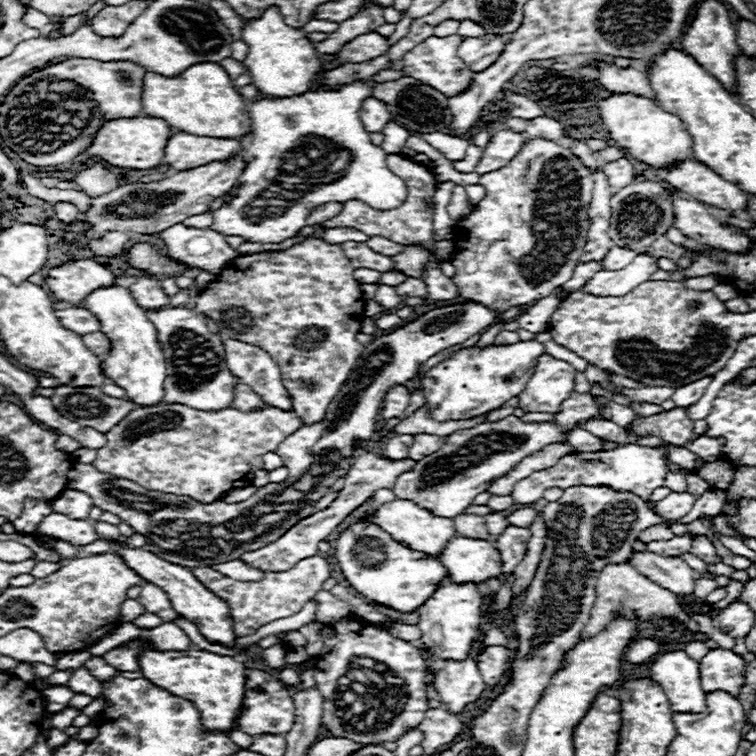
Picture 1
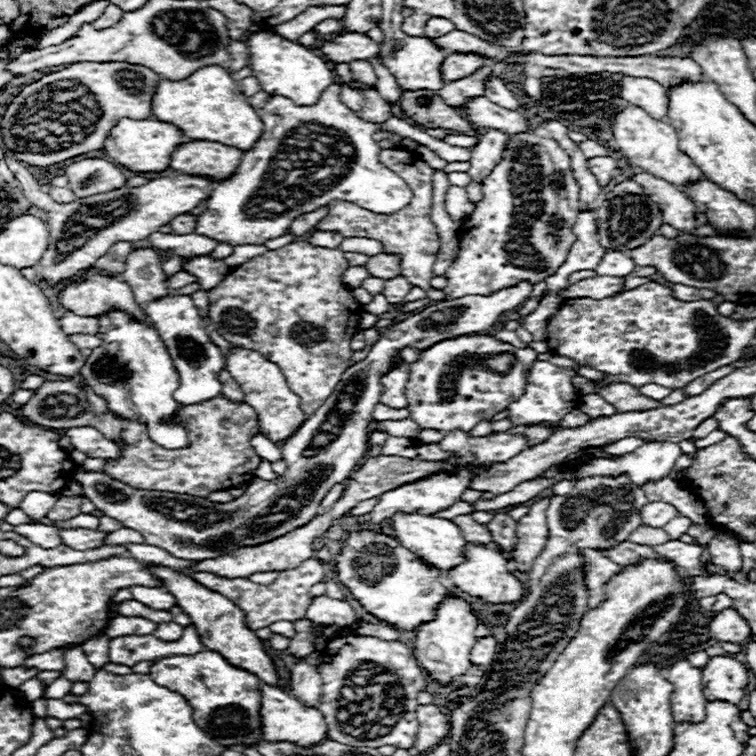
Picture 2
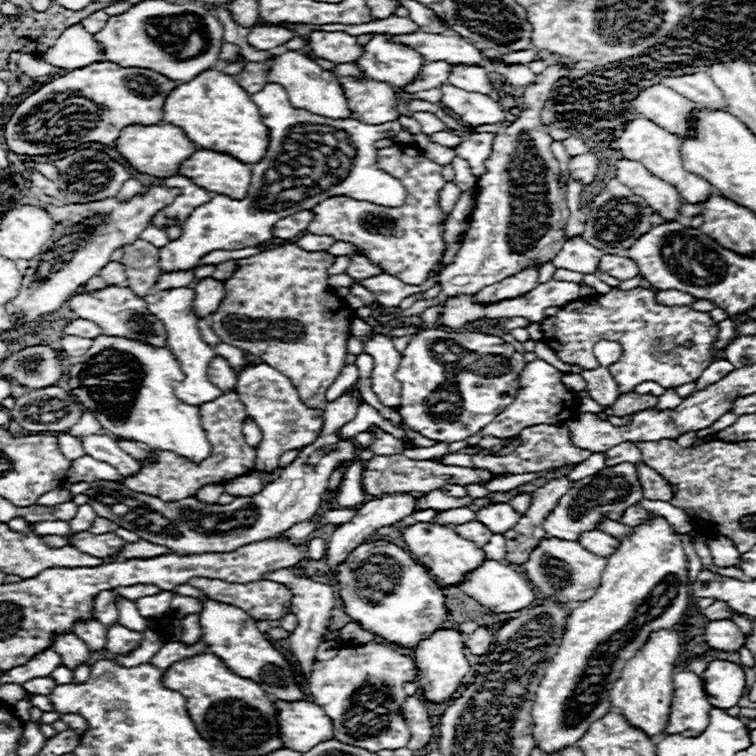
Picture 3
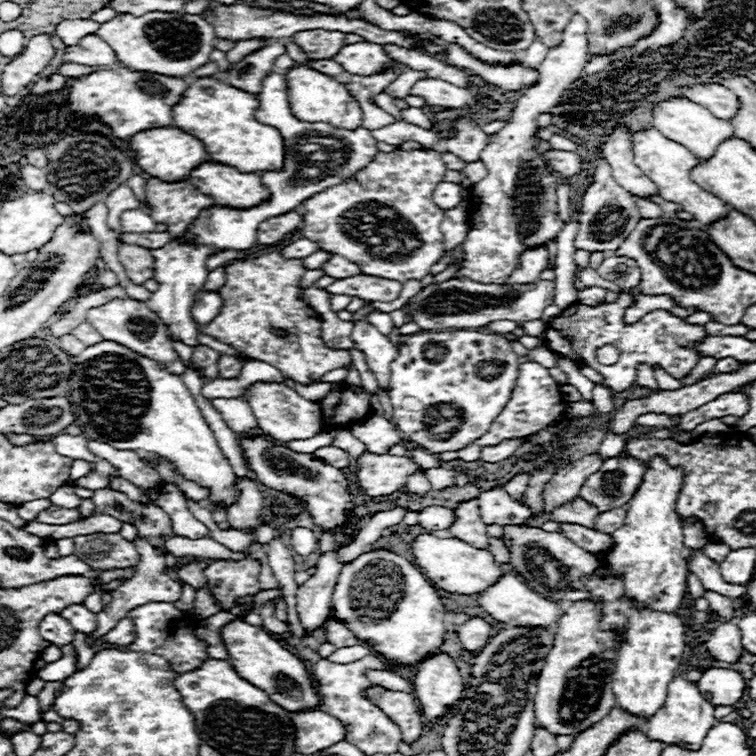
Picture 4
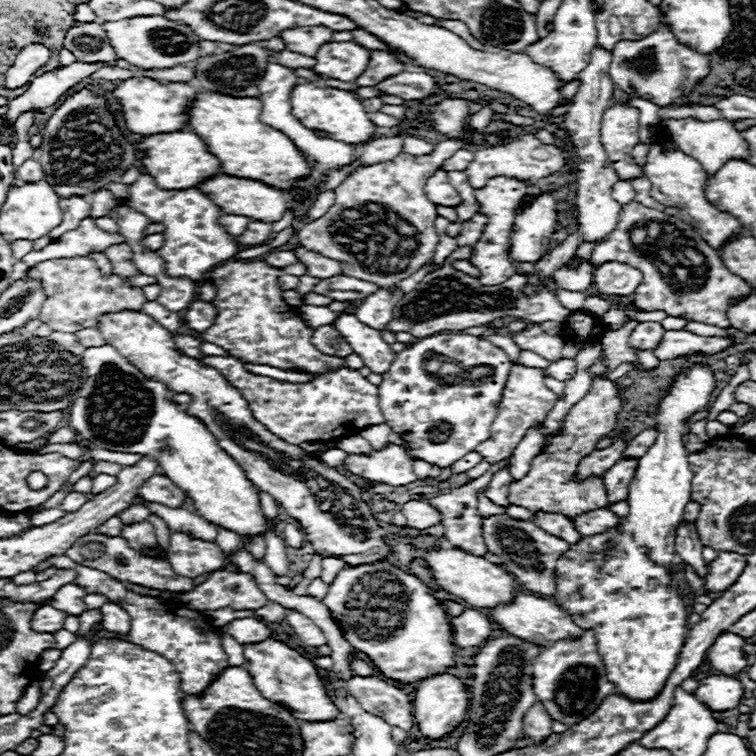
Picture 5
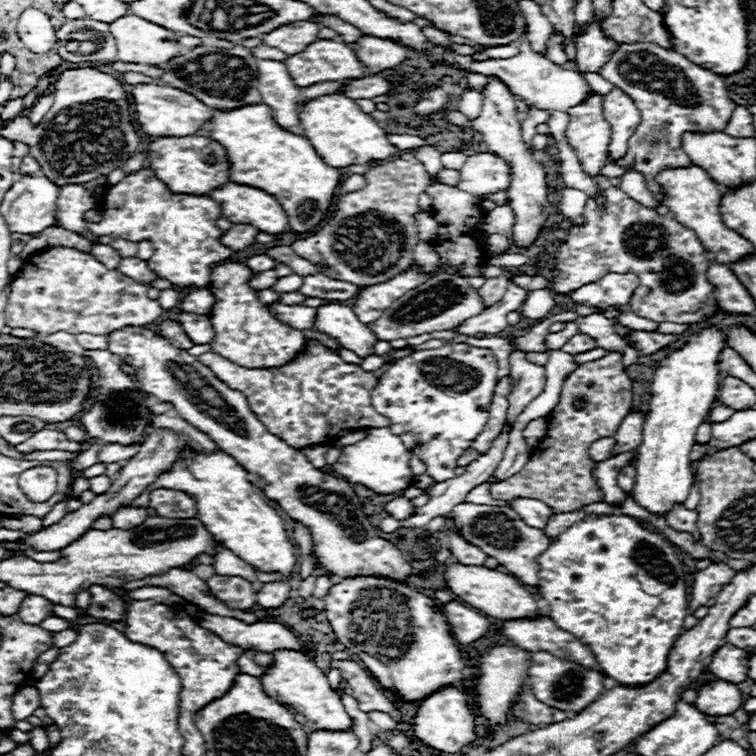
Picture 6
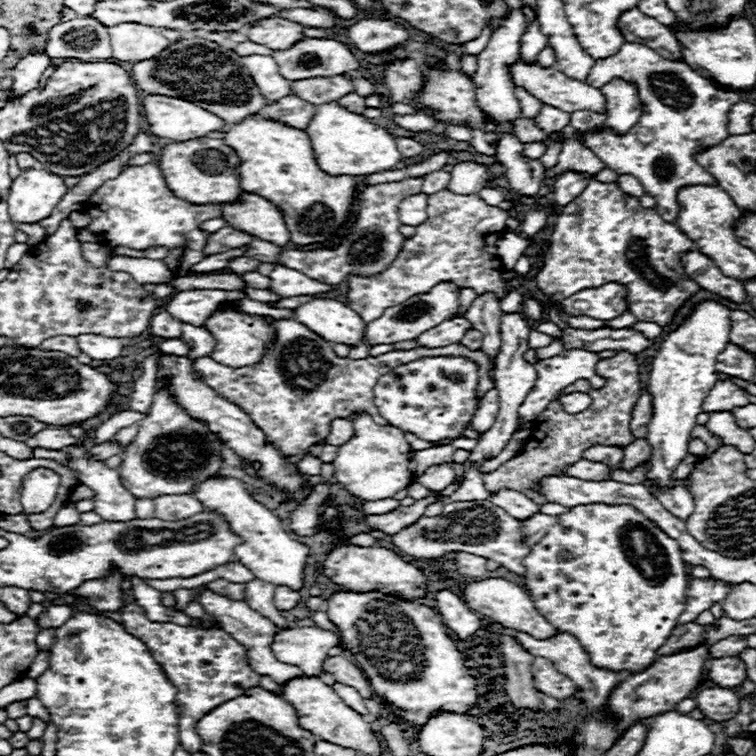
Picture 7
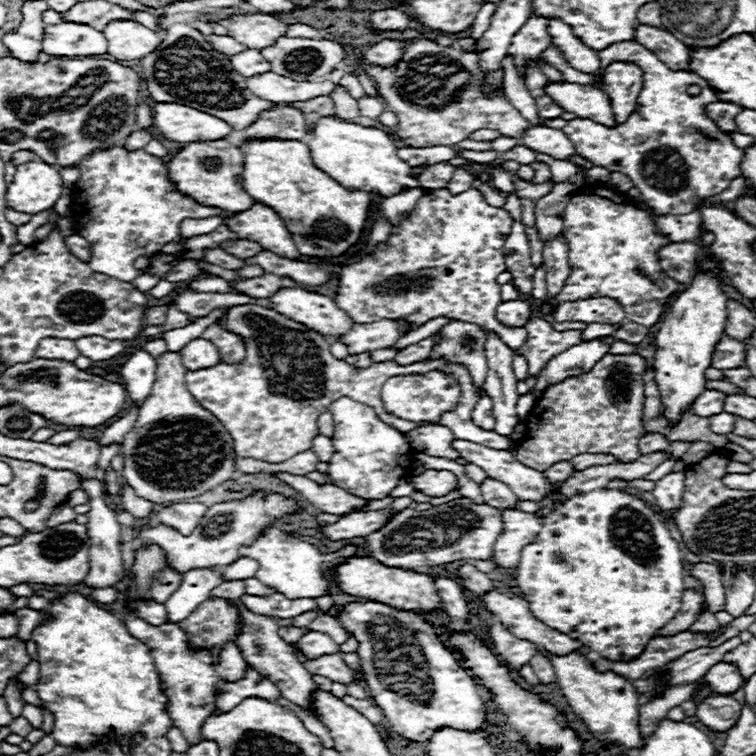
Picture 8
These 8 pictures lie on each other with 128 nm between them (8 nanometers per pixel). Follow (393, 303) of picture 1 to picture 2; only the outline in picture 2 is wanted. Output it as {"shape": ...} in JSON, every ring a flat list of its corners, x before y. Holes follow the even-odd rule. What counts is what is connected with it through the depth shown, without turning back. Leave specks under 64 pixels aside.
{"shape":[[378,294,370,304,366,304,366,306,364,306,364,312,370,312,370,314,380,316,380,314,388,312,388,310,390,310,390,306,392,306,392,304,386,300,386,296,384,296,384,294]]}

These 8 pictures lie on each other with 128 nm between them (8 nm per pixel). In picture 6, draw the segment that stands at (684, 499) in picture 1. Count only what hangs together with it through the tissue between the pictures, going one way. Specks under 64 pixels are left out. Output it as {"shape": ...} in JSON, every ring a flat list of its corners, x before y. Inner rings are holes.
{"shape":[[576,510,576,512,566,512,566,514,554,514,550,520,548,520,548,526,544,530,544,534,552,534,552,536,558,536,562,534,564,530,568,530,568,526,574,526,576,522,584,520,588,514,584,510]]}

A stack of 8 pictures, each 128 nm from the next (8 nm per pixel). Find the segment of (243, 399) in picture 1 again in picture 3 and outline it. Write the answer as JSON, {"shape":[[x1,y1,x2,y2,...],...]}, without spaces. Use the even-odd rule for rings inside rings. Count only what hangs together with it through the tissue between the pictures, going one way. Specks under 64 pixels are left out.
{"shape":[[216,356,210,362,208,378,212,378,212,384,218,386,222,392,236,390,236,374,234,374,234,368,230,368,228,362,224,358,220,358,220,356]]}

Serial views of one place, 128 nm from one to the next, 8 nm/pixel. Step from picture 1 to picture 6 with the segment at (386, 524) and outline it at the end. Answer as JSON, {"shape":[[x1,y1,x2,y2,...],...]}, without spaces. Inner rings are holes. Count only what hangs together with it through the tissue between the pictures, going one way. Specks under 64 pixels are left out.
{"shape":[[460,562,444,564,444,580,446,586,464,602,468,602,472,608,478,608,482,614,488,614,492,618,534,618,540,614,540,608,534,600,534,596,512,576,504,574,486,566,466,566]]}

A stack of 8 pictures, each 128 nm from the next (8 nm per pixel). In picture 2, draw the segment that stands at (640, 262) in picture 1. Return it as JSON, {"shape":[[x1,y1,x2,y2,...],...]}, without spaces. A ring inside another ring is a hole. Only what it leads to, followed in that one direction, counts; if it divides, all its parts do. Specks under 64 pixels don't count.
{"shape":[[596,276,596,278,586,278,578,284,568,286,568,290,564,290,564,298,608,298,614,294,624,292,624,276]]}

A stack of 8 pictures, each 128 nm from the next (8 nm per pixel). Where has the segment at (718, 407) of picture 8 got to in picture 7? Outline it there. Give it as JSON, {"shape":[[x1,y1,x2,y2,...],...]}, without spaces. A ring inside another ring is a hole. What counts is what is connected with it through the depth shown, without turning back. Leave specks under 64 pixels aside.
{"shape":[[718,380,712,388,712,394,708,394,708,400,704,400,704,412,722,412,748,404,750,400,744,388,736,386,732,380]]}

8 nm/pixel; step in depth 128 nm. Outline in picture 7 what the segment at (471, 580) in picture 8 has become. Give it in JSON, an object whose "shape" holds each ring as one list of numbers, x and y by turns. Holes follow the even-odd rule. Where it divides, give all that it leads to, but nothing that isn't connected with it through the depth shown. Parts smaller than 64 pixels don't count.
{"shape":[[456,552,454,554,458,572,466,578,482,578,486,572,486,558,476,556,476,554,468,554,468,552]]}

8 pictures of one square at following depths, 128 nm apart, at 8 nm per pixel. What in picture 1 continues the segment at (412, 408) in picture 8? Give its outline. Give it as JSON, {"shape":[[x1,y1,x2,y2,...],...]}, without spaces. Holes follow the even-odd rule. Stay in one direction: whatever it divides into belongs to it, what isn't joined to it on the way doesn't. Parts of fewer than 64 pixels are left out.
{"shape":[[526,340,508,346,464,348,456,352,420,376,432,416,436,420,466,420,500,408,506,400,524,390,532,378,532,368,536,366,540,354,544,354,544,344,538,340]]}

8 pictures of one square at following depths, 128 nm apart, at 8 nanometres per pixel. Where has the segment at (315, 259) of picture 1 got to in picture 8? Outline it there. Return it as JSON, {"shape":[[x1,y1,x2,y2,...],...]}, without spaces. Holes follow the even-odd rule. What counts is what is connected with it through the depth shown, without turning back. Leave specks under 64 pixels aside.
{"shape":[[218,324,208,326,202,338,208,338,210,342,214,342,214,346,220,350,220,360,226,364,240,364,246,358,246,346,242,338]]}

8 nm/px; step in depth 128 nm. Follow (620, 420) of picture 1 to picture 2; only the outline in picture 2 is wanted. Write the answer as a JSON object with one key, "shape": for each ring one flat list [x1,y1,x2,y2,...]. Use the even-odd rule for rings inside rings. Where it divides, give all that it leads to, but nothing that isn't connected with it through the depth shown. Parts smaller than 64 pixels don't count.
{"shape":[[586,394,582,396,580,400,580,410,584,410,586,414,590,414,592,418,600,418,600,416,612,416,612,414,618,414,618,410,608,404,602,396,598,394]]}

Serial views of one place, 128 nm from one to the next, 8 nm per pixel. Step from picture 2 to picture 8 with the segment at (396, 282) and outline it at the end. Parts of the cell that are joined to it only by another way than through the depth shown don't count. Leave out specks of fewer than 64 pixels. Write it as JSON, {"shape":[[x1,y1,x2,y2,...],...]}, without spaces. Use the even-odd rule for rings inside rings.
{"shape":[[264,274,258,278,248,278,244,282,234,282,244,294,254,296,254,298,270,298,272,294,276,294,280,288,296,288,298,282,294,282,288,276,274,276,274,274]]}

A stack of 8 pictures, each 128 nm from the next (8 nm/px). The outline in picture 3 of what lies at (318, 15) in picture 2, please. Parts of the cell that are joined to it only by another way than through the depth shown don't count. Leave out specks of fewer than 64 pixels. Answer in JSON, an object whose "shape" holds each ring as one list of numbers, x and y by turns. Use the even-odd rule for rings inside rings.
{"shape":[[256,26,248,34,248,42,258,50,270,50,270,48,286,44,294,36,296,36,296,32,292,32,284,26]]}

